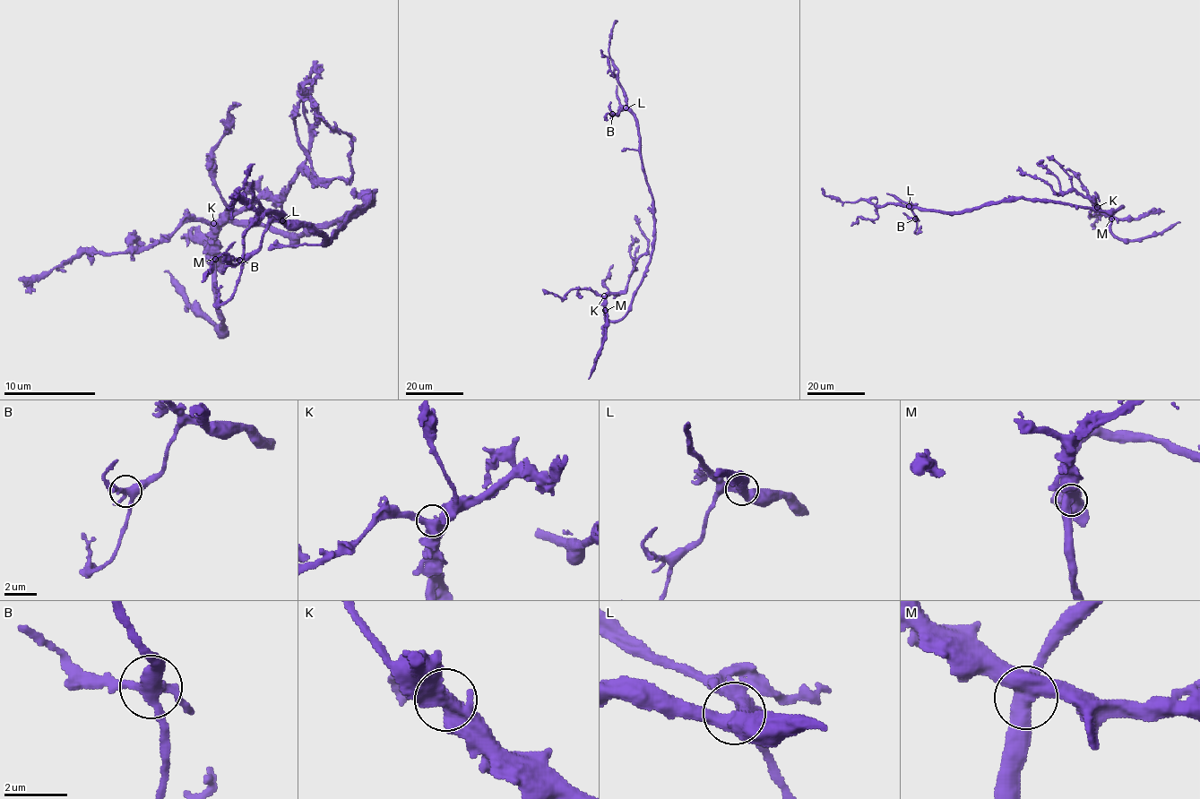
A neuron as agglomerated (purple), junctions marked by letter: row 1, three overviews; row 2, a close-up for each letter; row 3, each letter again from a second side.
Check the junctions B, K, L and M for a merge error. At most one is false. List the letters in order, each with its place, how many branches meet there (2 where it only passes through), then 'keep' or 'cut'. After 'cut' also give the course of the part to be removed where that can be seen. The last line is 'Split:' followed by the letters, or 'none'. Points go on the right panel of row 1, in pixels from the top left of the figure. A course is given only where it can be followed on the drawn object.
B: (915, 219) | 4 | keep
K: (1097, 207) | 4 | keep
L: (909, 206) | 3 | keep
M: (1111, 219) | 4 | cut | (1111, 219), (1095, 204), (1093, 199), (1074, 191), (1055, 193), (1049, 185), (1024, 174), (1018, 166)
Split: M

